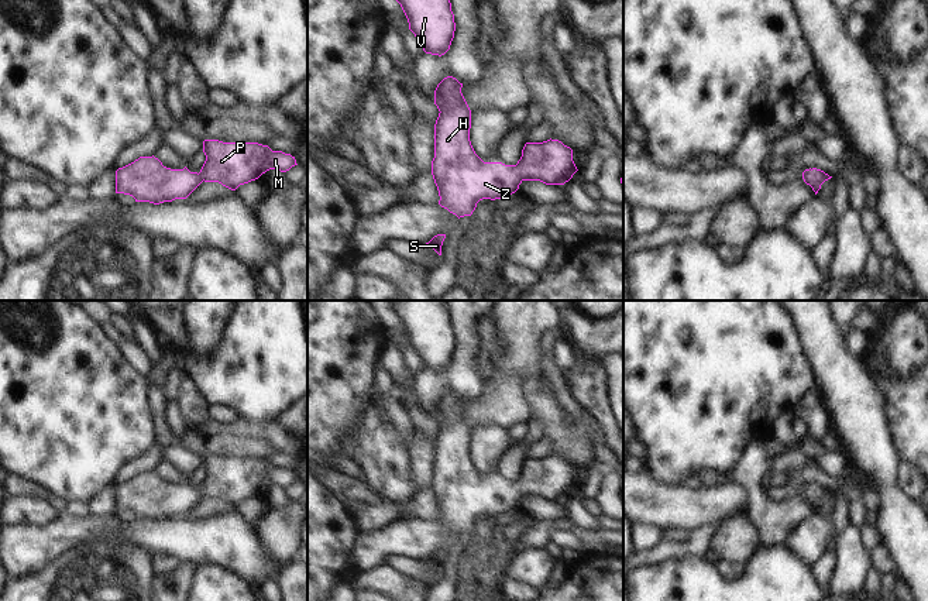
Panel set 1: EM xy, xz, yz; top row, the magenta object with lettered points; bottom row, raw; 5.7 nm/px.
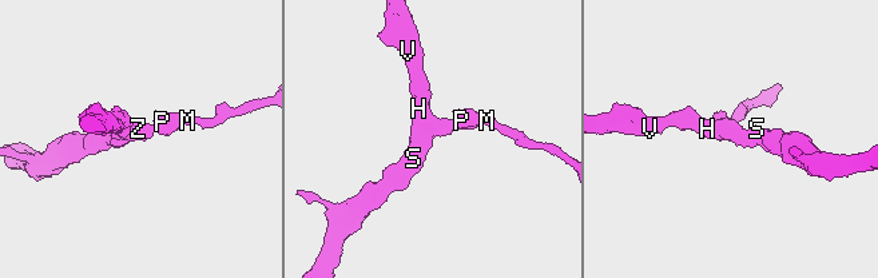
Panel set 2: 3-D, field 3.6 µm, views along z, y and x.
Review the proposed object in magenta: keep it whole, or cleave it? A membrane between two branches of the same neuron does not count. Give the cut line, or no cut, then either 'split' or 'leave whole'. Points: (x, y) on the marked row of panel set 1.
cut none; leave whole

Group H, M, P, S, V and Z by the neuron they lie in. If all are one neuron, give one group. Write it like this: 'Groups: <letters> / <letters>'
Groups: H M P S V Z

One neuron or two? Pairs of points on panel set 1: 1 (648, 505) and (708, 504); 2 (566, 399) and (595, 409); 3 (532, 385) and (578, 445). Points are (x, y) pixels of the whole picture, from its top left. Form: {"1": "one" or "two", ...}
{"1": "one", "2": "two", "3": "one"}

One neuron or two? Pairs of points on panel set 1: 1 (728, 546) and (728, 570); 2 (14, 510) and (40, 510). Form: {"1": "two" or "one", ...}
{"1": "two", "2": "one"}

